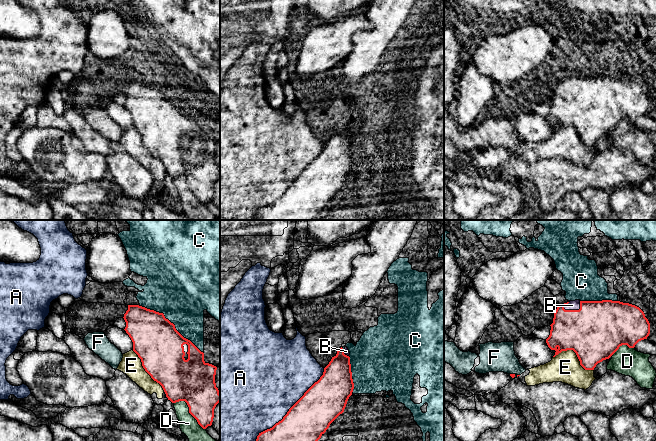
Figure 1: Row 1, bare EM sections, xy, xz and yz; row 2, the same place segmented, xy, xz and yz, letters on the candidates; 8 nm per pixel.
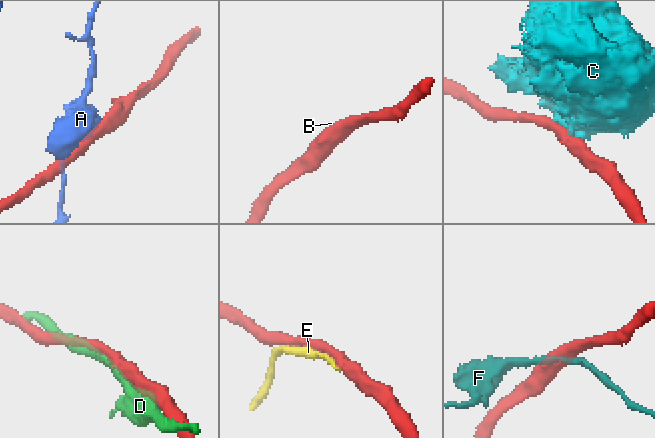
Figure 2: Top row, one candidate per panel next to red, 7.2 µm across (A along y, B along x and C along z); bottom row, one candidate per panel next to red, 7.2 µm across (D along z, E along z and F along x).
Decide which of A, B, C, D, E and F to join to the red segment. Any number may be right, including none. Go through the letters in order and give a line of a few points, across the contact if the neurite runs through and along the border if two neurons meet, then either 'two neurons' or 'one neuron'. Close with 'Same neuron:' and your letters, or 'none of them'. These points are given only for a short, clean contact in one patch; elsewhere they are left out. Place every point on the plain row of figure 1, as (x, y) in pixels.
A: two neurons
B: one neuron
C: two neurons
D: two neurons
E: two neurons
F: line yz (510, 149), (514, 150); two neurons
Same neuron: B

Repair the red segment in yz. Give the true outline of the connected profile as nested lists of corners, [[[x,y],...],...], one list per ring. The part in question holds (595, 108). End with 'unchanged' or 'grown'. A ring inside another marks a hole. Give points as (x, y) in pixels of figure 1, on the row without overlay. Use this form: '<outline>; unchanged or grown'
[[[570,77],[559,81],[550,101],[546,119],[555,126],[555,133],[562,127],[573,126],[585,146],[594,146],[596,141],[609,135],[622,121],[634,124],[650,110],[650,99],[637,82],[620,77]]]; grown

